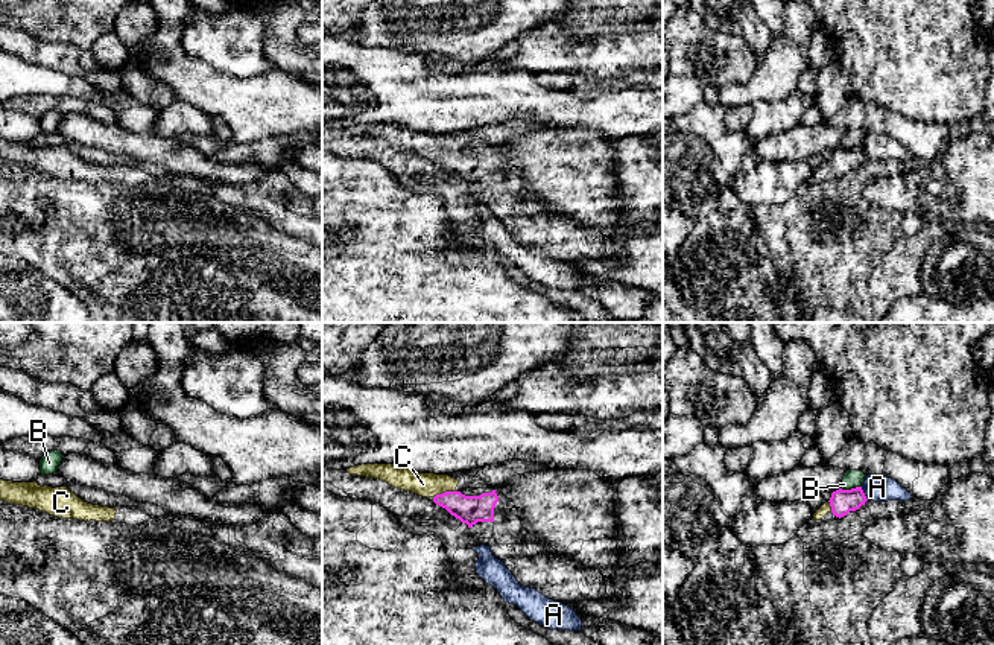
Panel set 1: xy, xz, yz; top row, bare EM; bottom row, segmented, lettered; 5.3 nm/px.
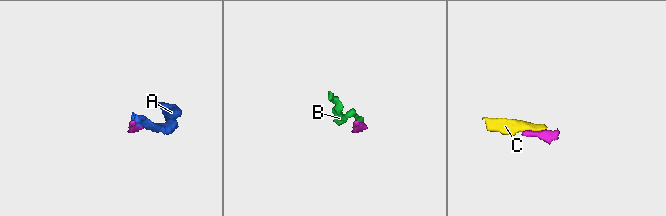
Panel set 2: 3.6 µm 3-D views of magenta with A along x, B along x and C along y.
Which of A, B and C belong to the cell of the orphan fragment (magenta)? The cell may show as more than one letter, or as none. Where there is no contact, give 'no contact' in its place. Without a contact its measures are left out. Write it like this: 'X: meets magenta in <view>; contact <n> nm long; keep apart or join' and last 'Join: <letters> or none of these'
A: meets magenta in yz; contact 80 nm long; keep apart
B: meets magenta in yz; contact 110 nm long; keep apart
C: meets magenta in xz; contact 70 nm long; join
Join: C

